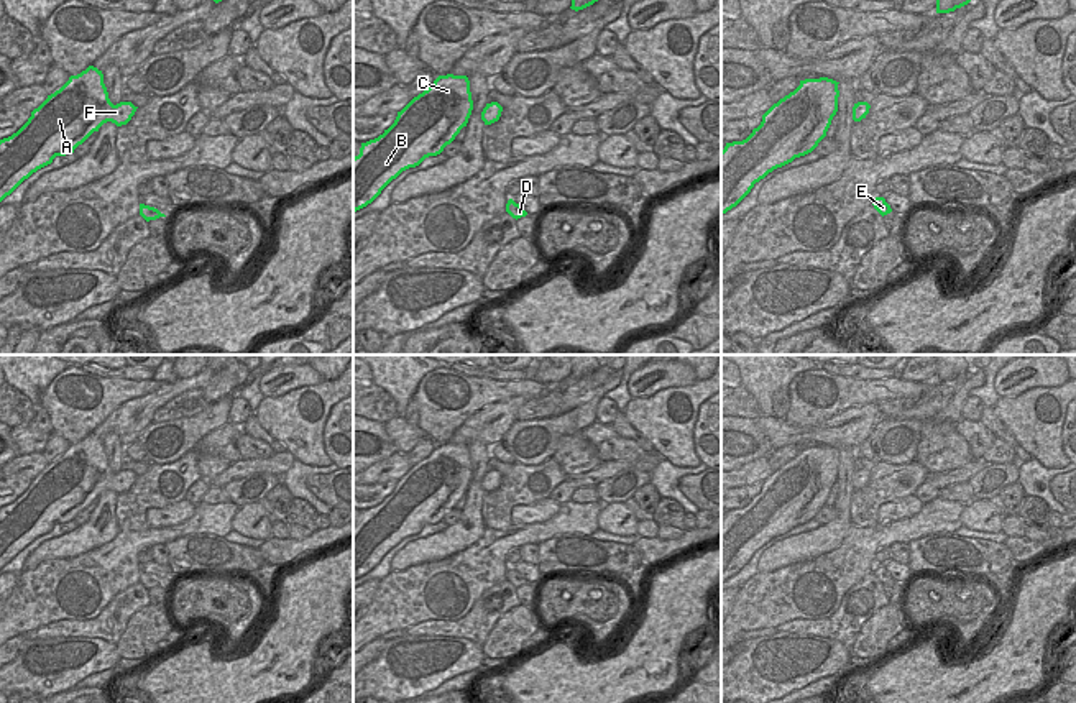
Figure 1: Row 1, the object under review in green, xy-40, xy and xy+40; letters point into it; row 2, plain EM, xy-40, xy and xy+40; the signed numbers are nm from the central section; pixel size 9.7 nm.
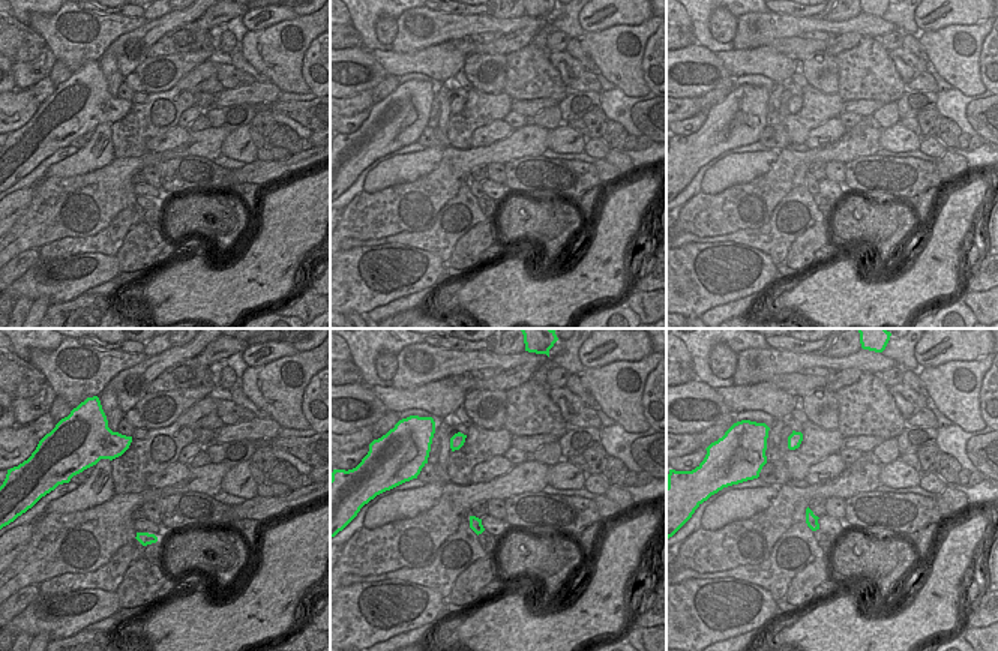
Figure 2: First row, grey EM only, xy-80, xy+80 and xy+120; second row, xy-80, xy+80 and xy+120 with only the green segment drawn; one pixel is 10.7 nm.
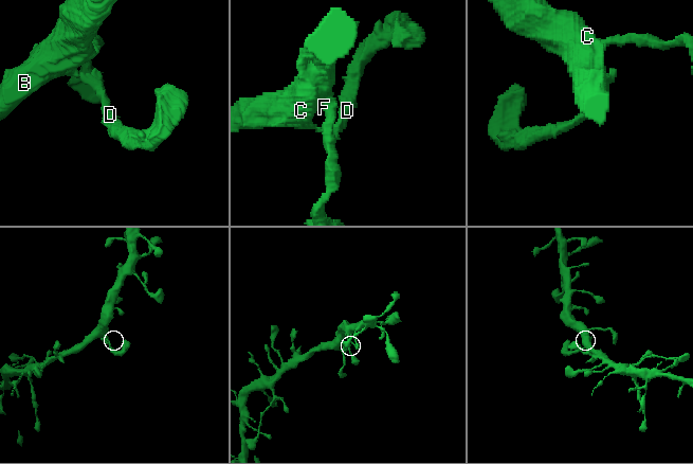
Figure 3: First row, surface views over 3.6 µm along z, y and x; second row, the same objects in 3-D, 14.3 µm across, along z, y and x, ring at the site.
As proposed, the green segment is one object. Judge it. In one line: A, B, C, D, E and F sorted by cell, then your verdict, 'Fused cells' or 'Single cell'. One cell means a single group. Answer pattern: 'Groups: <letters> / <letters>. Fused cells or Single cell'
Groups: A B C D E F. Single cell.

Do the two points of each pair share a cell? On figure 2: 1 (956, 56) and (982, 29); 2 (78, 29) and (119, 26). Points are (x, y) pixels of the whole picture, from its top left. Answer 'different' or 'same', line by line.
1: same
2: same

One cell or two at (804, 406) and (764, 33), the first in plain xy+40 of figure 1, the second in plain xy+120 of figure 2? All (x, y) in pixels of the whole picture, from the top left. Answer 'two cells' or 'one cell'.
one cell

